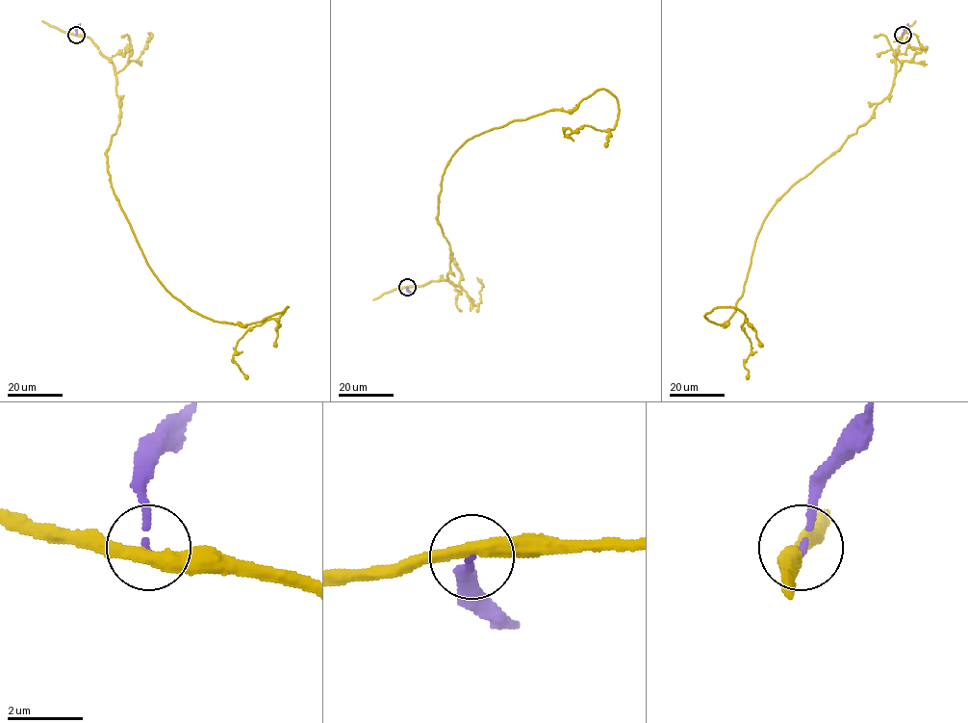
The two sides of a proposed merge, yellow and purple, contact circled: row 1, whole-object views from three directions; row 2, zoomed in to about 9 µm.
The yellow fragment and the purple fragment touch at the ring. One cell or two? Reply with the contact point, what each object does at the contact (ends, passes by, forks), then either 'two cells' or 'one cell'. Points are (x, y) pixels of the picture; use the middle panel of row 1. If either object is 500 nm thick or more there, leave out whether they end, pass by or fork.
(407, 287) | yellow passes by | purple ends | two cells

